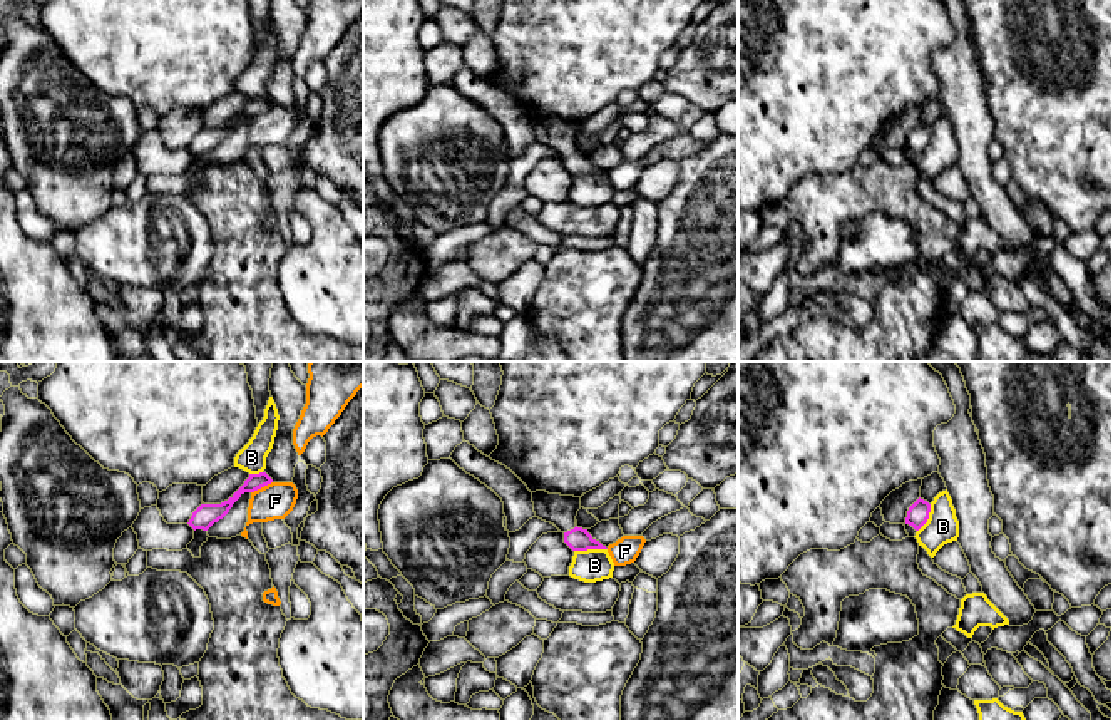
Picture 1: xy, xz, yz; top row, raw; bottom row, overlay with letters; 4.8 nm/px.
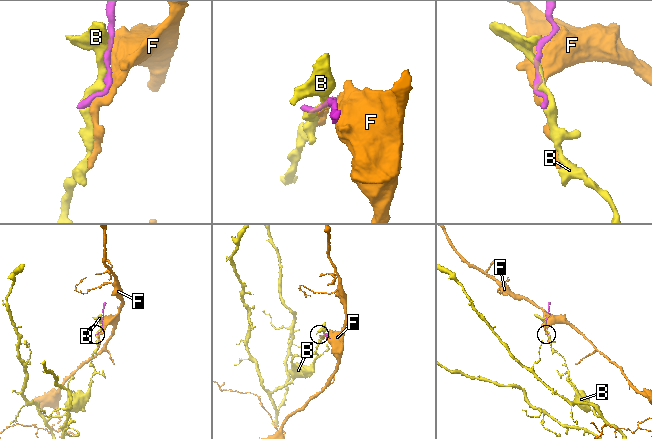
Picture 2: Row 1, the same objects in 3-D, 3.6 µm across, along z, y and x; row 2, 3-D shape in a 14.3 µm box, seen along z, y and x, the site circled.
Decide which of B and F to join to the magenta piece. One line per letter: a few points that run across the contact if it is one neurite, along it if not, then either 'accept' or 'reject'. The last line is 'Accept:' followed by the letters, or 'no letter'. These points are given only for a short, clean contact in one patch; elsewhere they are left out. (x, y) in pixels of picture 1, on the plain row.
B: reject
F: reject
Accept: no letter

